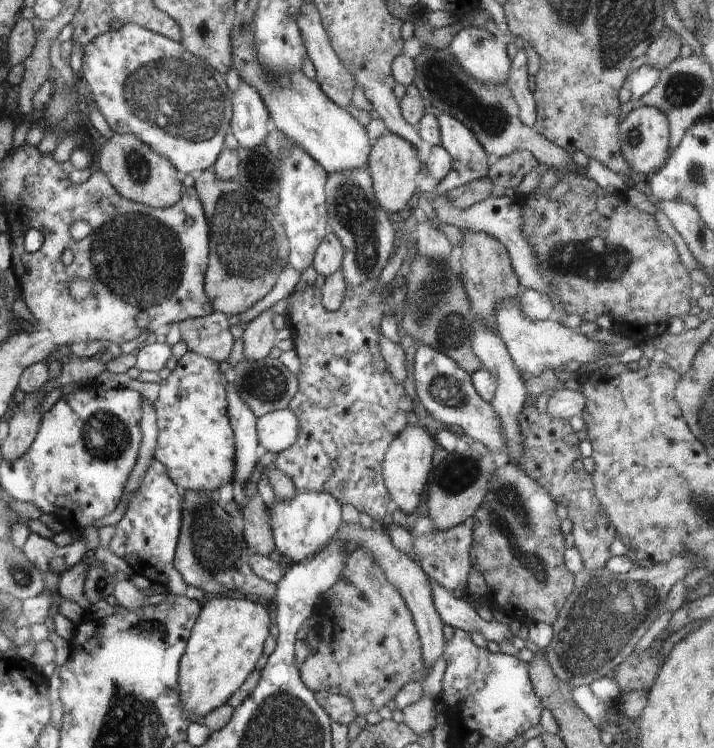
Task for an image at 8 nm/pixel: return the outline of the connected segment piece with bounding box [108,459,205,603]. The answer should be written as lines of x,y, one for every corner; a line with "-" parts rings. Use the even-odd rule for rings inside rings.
154,459
140,488
128,503
123,518
117,523
116,535
108,548
119,556
132,573
145,576
154,585
162,584
172,595
203,603
205,592
198,587
187,585
173,563
181,531
181,518
182,491
170,480
165,466

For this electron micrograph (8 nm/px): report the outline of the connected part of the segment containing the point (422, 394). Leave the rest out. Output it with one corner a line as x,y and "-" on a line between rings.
419,345
414,356
413,374
420,402
438,422
444,426
458,424
470,438
482,442
494,454
507,455
498,415
493,411
491,403
482,400
476,392
471,375
454,360
428,345

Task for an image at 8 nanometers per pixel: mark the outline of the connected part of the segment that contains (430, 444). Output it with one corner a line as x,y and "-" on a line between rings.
420,425
408,426
390,443
386,451
383,466
383,479
390,493
391,500
399,506
399,515
403,518
417,510
420,495
429,479
430,468
436,440
426,428

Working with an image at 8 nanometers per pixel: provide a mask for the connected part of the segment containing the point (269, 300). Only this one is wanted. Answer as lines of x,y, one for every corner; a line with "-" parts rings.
288,264
284,270
279,273
279,277
277,278
276,284
272,287
272,290
240,315
238,326
241,326
244,330
251,320
260,316
266,309
274,306
278,300
282,300
285,296
294,293
294,288
296,288
296,284
298,284
300,275
294,267

